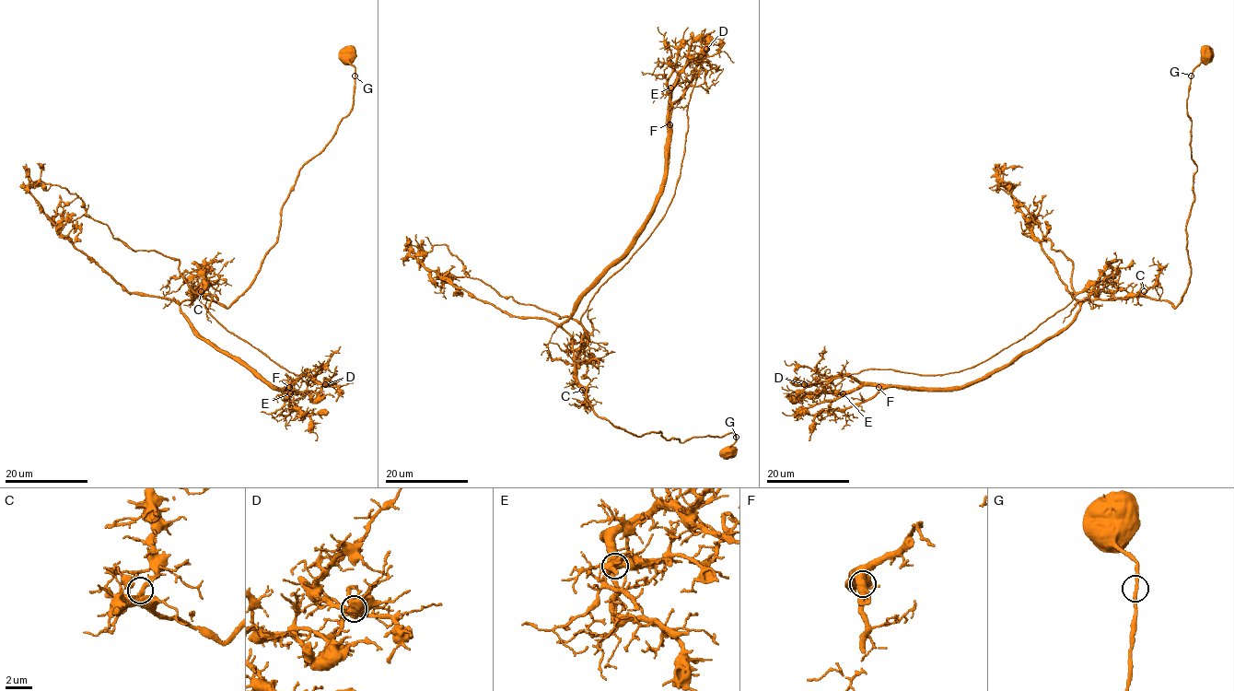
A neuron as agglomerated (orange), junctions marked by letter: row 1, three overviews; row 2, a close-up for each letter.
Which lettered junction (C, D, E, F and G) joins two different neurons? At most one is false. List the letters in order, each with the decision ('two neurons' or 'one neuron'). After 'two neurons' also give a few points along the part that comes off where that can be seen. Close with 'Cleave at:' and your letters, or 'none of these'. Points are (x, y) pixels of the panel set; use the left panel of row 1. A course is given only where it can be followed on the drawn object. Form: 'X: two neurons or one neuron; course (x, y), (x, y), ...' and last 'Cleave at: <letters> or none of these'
C: one neuron
D: two neurons; course (325, 384), (227, 331), (179, 261), (128, 248), (64, 187), (44, 182), (39, 168)
E: one neuron
F: one neuron
G: one neuron
Cleave at: D

